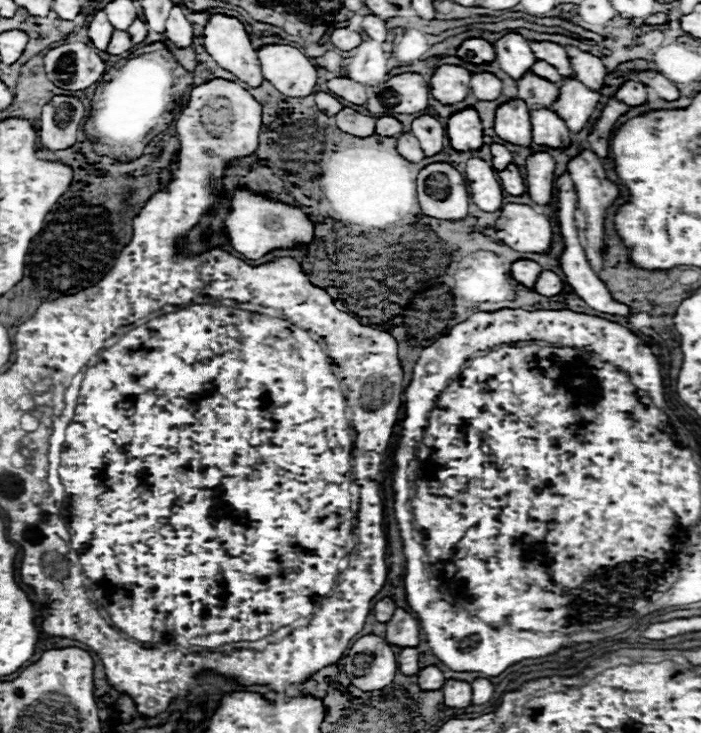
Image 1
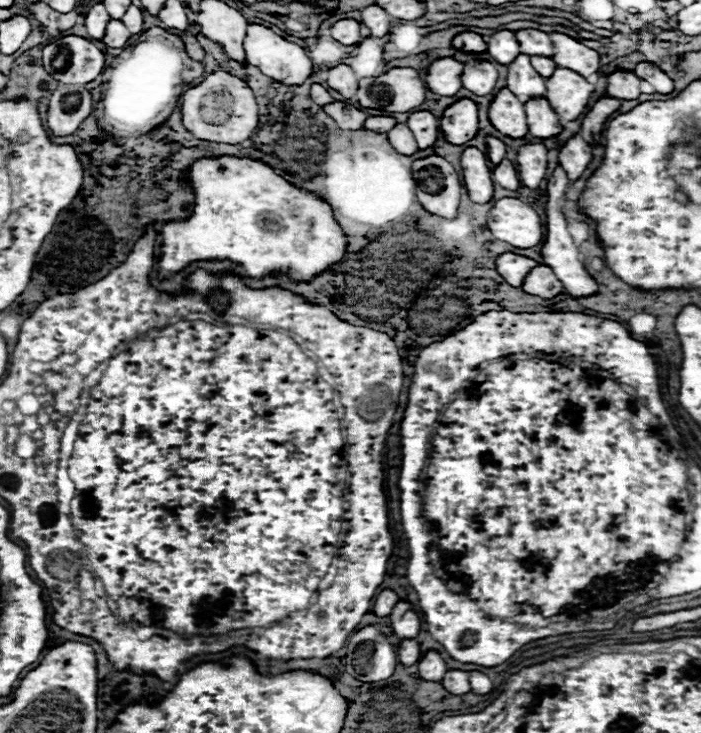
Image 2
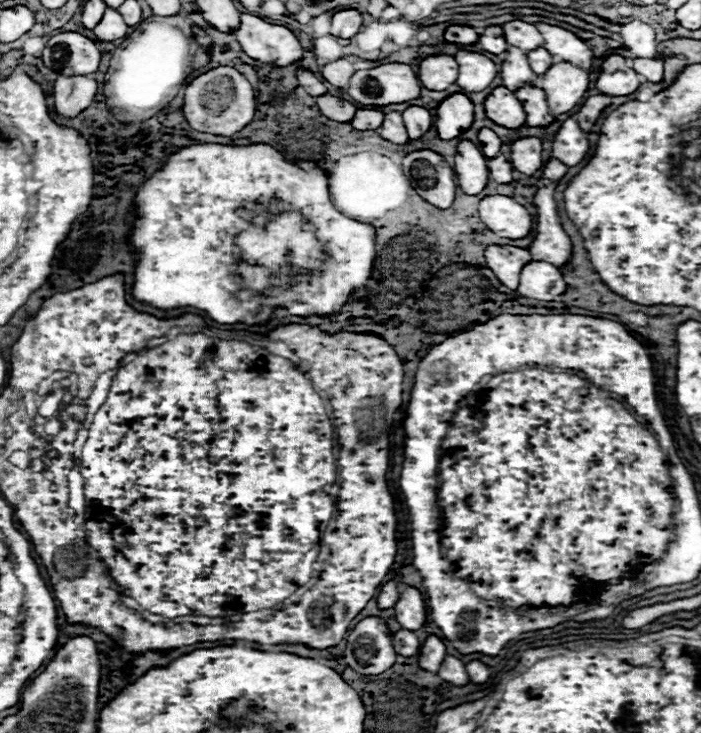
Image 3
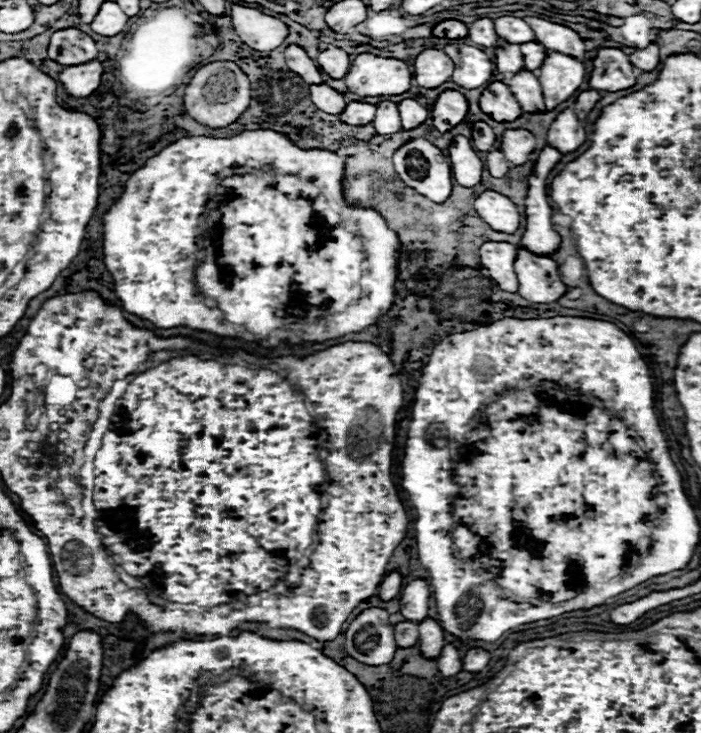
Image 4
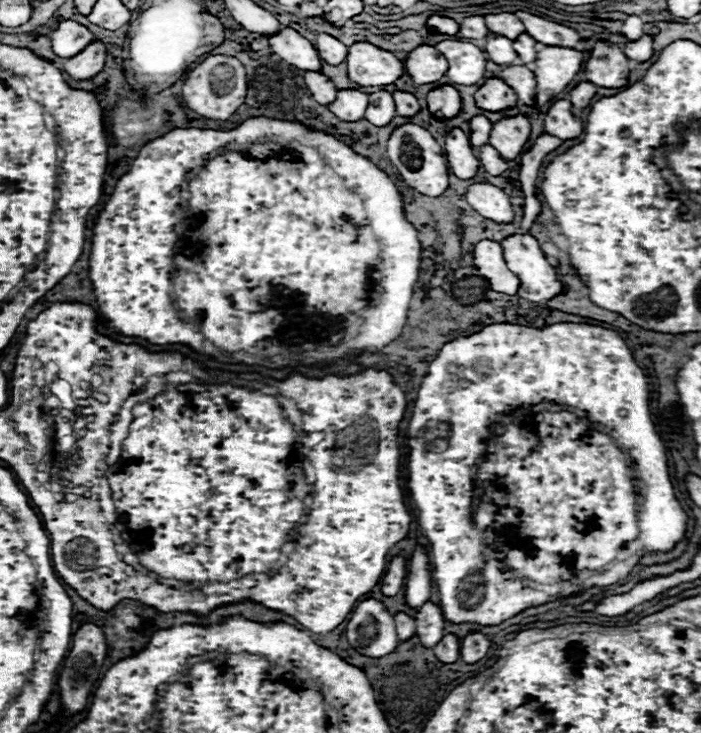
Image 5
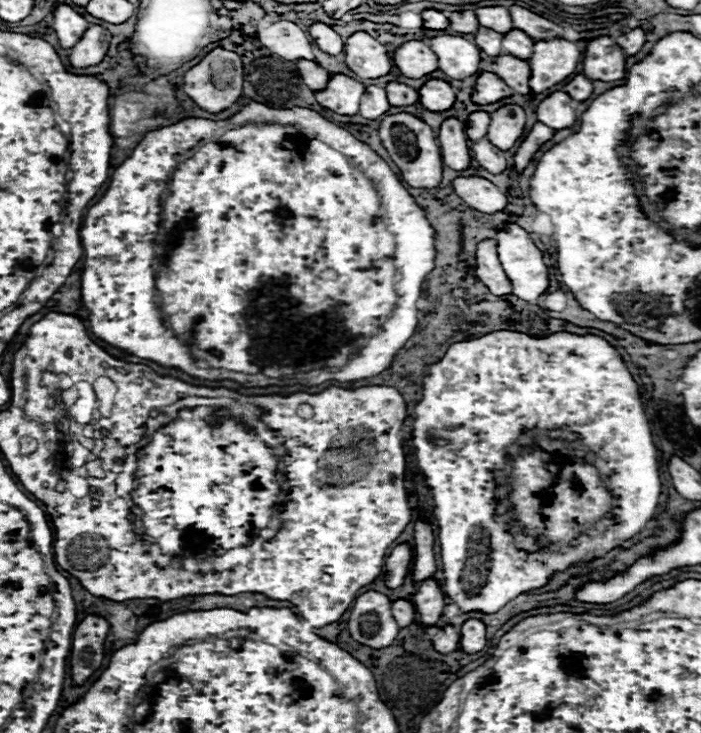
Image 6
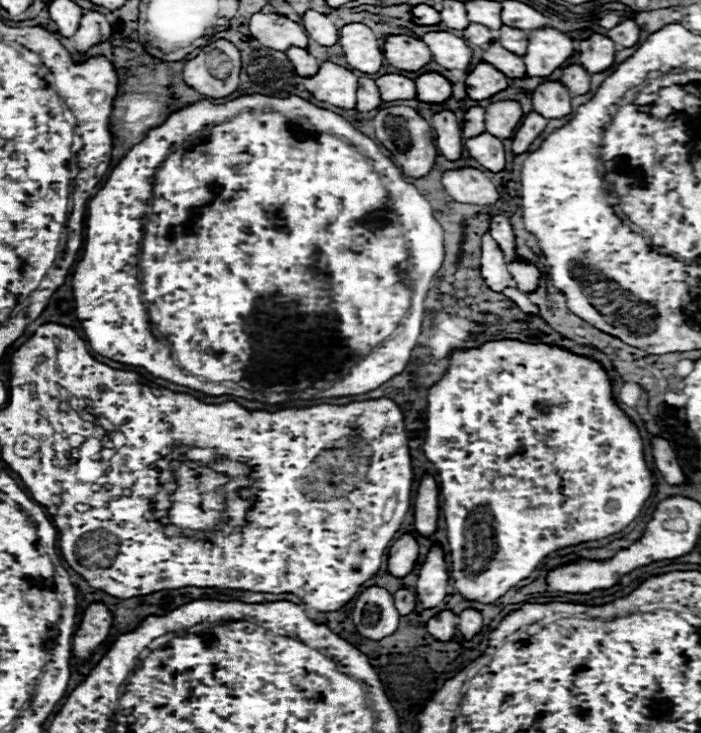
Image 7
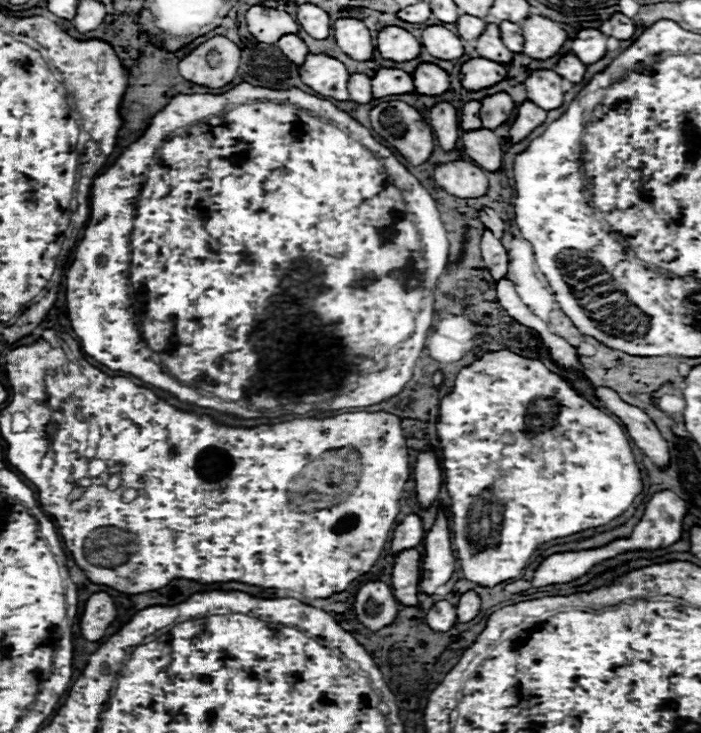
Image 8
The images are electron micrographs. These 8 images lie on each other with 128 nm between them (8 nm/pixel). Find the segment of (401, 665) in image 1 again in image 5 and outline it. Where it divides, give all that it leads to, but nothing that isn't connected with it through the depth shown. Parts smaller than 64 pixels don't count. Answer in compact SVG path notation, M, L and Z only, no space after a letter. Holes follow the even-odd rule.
M396 614L394 616L396 620L396 634L400 640L408 640L416 634L416 624L414 624L414 618L410 618L408 614Z

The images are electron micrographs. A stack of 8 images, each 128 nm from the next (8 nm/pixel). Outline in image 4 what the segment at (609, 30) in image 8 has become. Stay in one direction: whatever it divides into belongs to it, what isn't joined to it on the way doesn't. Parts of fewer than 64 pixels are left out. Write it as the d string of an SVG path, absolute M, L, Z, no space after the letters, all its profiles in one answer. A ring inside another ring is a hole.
M650 44L646 50L636 50L630 54L630 62L642 72L652 72L660 64L660 52L656 44Z

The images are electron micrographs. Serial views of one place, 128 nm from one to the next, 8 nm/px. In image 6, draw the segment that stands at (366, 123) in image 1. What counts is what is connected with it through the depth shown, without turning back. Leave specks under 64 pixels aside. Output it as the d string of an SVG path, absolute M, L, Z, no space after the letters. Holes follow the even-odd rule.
M298 62L298 72L312 92L324 90L328 86L328 72L316 62Z

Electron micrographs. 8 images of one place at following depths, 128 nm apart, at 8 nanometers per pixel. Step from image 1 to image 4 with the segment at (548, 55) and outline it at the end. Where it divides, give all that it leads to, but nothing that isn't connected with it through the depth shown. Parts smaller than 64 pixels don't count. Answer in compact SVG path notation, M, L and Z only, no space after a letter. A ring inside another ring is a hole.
M502 16L494 20L494 26L496 26L496 34L510 44L526 44L526 42L536 40L532 28L522 18Z

